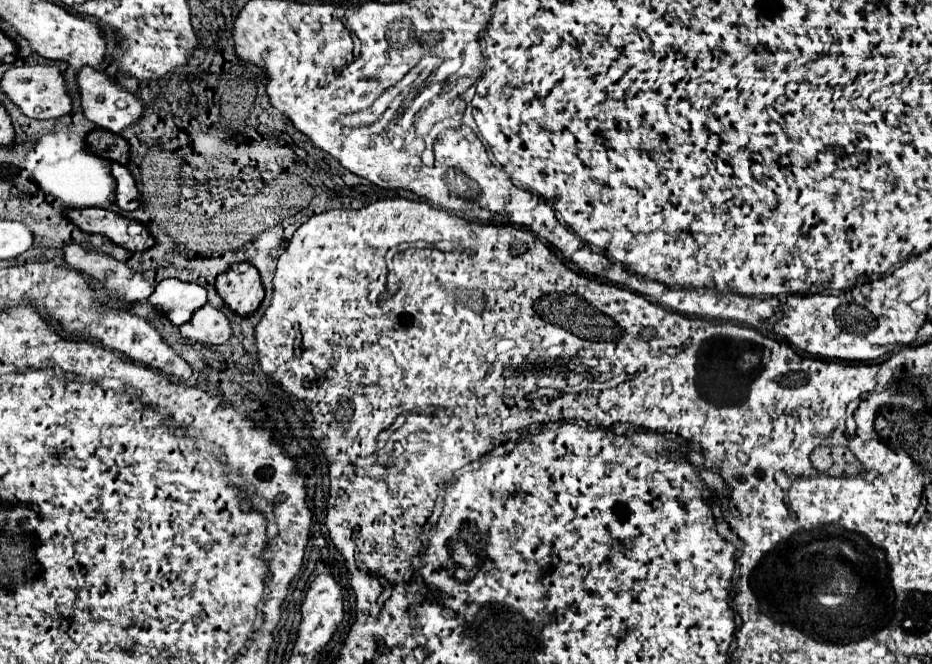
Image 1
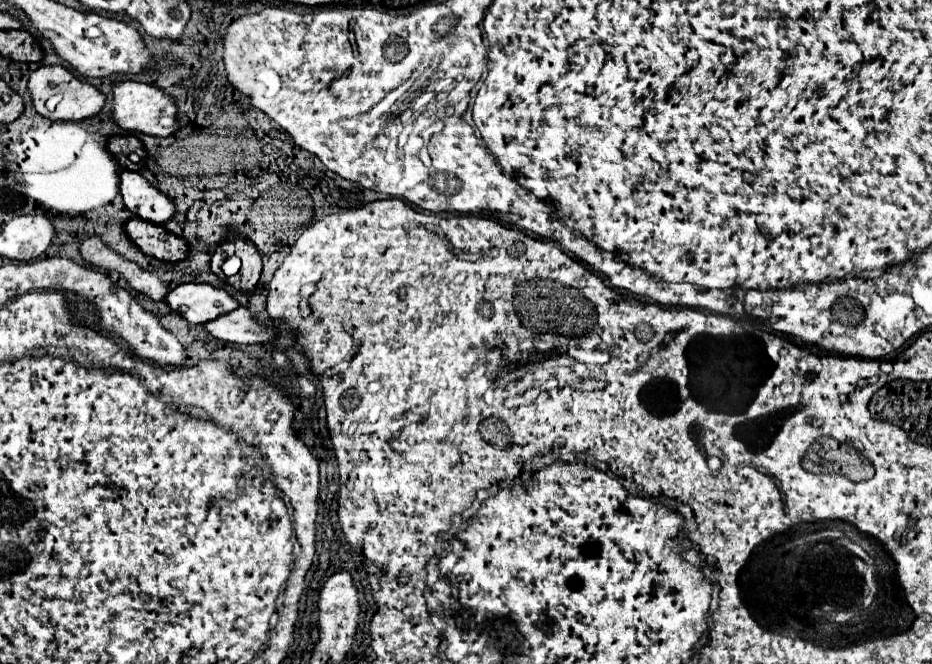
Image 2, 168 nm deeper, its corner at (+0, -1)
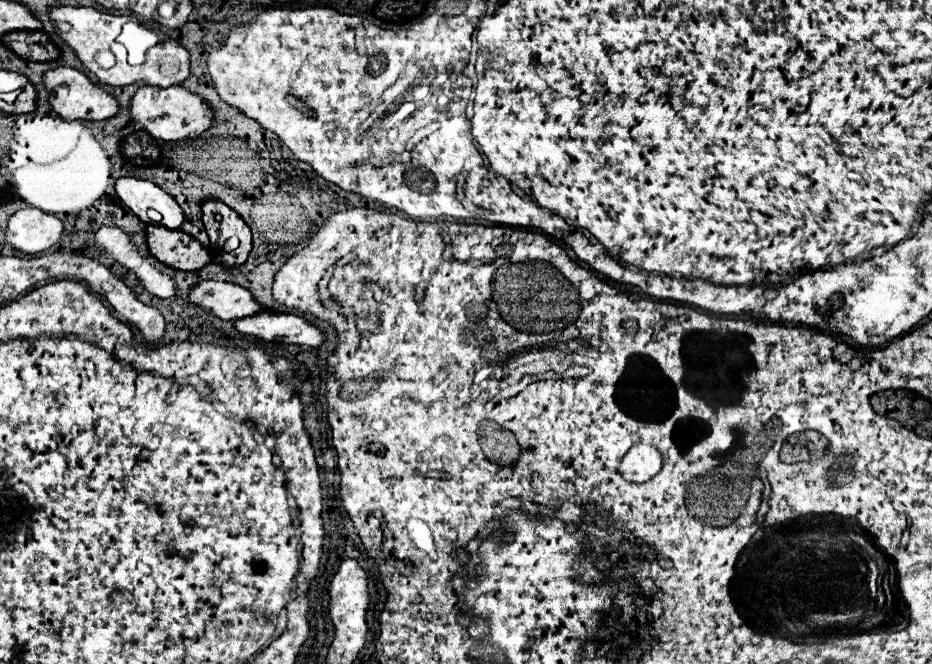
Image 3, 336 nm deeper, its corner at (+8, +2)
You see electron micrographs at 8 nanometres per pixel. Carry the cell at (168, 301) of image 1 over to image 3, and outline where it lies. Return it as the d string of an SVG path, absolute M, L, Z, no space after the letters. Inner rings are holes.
M200 281L192 285L188 293L188 303L208 309L214 317L224 321L234 321L262 311L252 293L236 283L222 281Z

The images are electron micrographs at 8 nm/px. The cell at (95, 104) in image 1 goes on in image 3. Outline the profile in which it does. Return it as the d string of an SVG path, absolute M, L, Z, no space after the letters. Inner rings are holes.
M150 85L140 87L130 101L130 117L132 121L138 121L154 139L162 141L180 141L188 137L198 137L212 125L210 107L198 95L186 91L180 85L172 85L166 89Z

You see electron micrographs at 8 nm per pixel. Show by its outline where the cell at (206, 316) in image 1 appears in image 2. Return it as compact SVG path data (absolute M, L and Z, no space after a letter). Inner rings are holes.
M238 308L204 324L204 328L218 340L232 342L232 344L254 344L254 342L268 342L278 336L278 330L272 326L264 326L254 320L248 308Z

